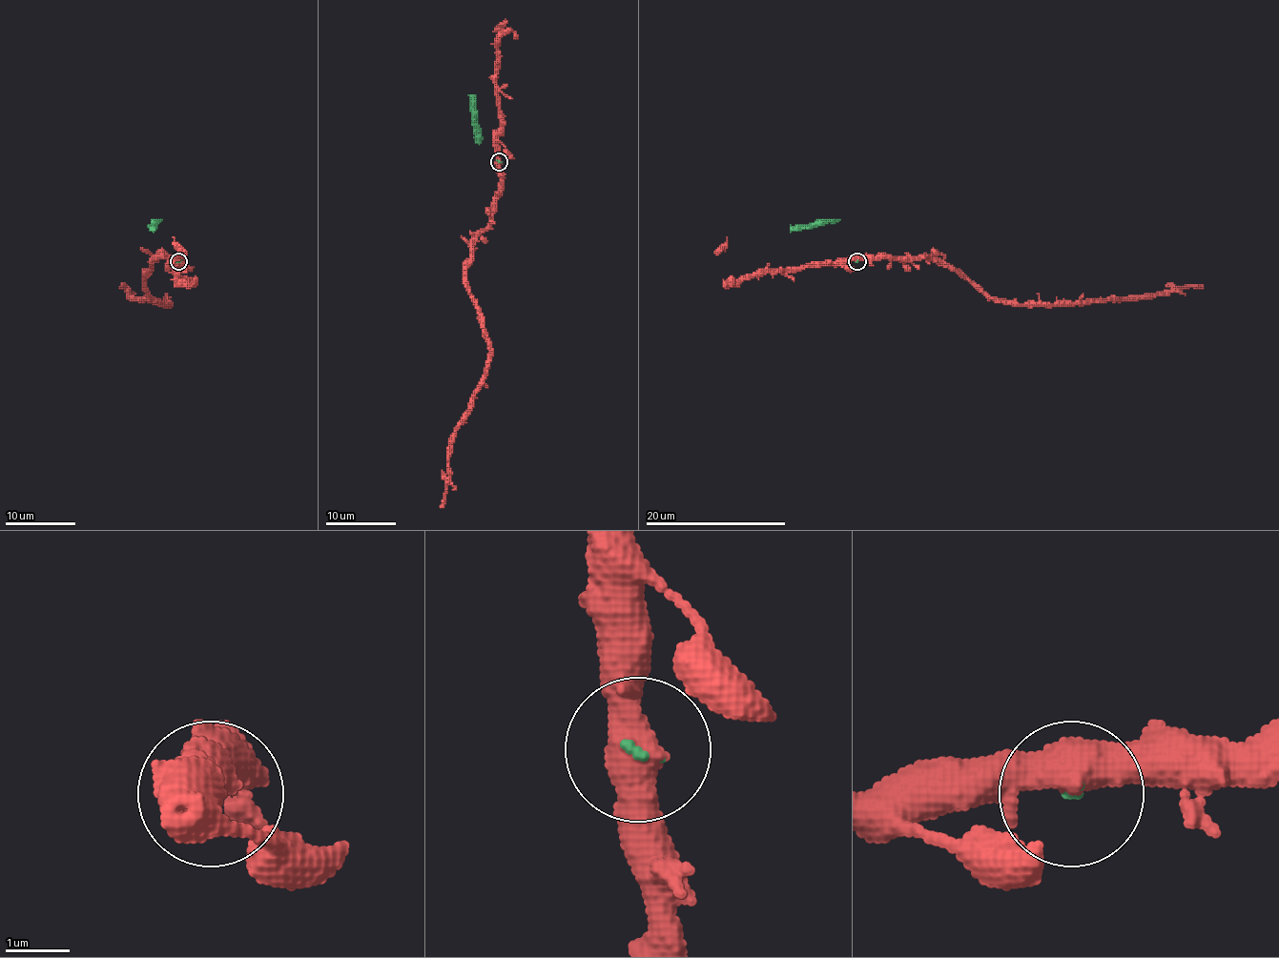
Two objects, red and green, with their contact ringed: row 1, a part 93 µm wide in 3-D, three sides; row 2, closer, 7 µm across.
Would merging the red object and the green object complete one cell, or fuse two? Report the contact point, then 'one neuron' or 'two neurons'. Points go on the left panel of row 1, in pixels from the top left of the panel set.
at (178, 261); one neuron

